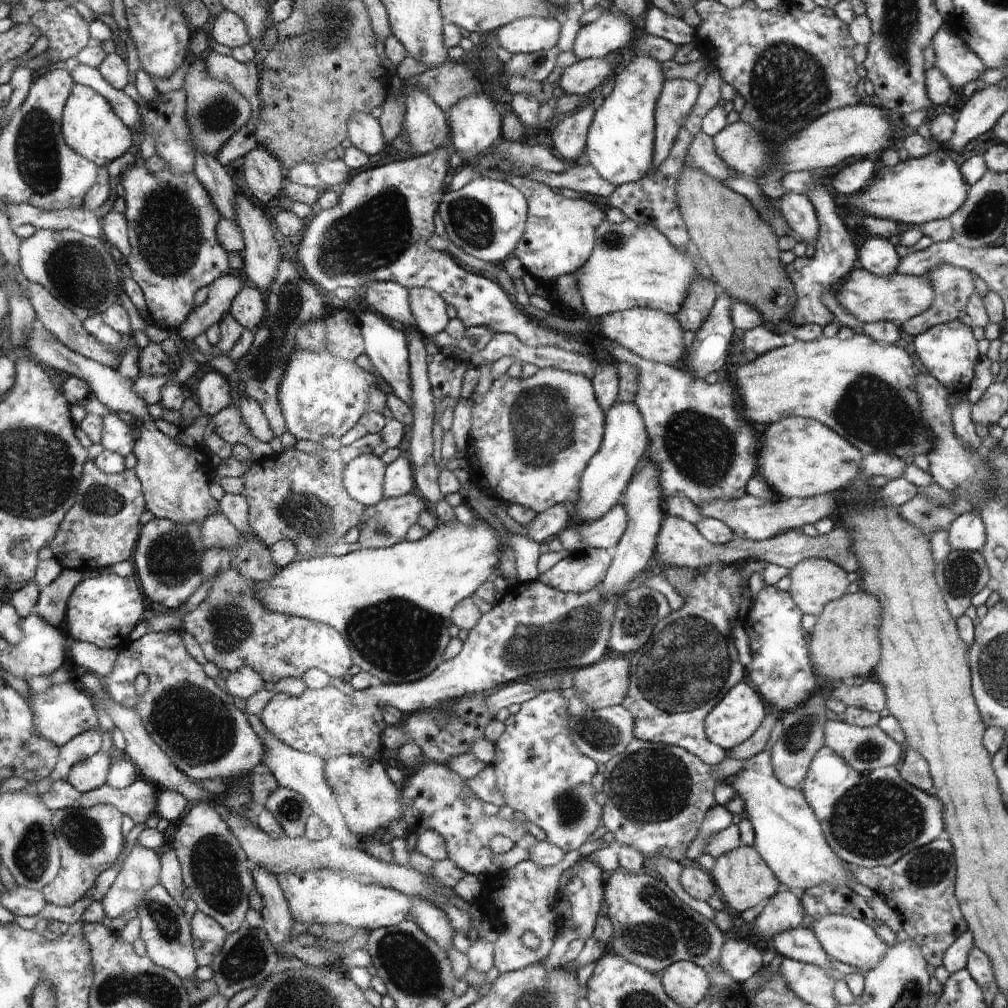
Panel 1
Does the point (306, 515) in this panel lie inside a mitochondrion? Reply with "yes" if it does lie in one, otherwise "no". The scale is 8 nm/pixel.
yes

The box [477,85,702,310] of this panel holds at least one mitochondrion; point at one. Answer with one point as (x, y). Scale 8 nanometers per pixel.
(612, 240)

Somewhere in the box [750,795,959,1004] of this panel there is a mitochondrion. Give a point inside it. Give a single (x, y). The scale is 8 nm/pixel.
(929, 868)

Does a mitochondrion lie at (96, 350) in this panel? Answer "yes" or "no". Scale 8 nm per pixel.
no

